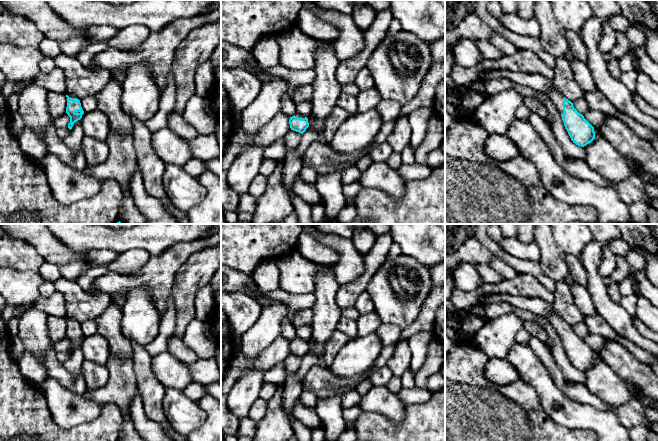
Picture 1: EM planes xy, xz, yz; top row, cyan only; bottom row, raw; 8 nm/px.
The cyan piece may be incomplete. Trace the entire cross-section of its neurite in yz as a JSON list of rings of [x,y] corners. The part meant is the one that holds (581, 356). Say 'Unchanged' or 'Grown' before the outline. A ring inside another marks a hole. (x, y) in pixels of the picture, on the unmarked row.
Grown. [[[497,294],[485,295],[480,303],[506,302],[517,309],[526,310],[546,318],[557,331],[571,364],[584,371],[595,363],[594,351],[553,309],[553,304],[540,298],[522,297],[517,295]]]

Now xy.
Grown. [[[66,318],[67,321],[67,331],[66,337],[70,341],[70,347],[68,352],[71,354],[74,347],[82,342],[84,335],[81,331],[80,323],[72,318]]]

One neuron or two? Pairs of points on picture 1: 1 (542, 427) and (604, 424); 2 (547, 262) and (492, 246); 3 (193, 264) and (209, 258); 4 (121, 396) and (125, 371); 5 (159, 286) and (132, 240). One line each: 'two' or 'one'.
1: two
2: two
3: one
4: one
5: two

